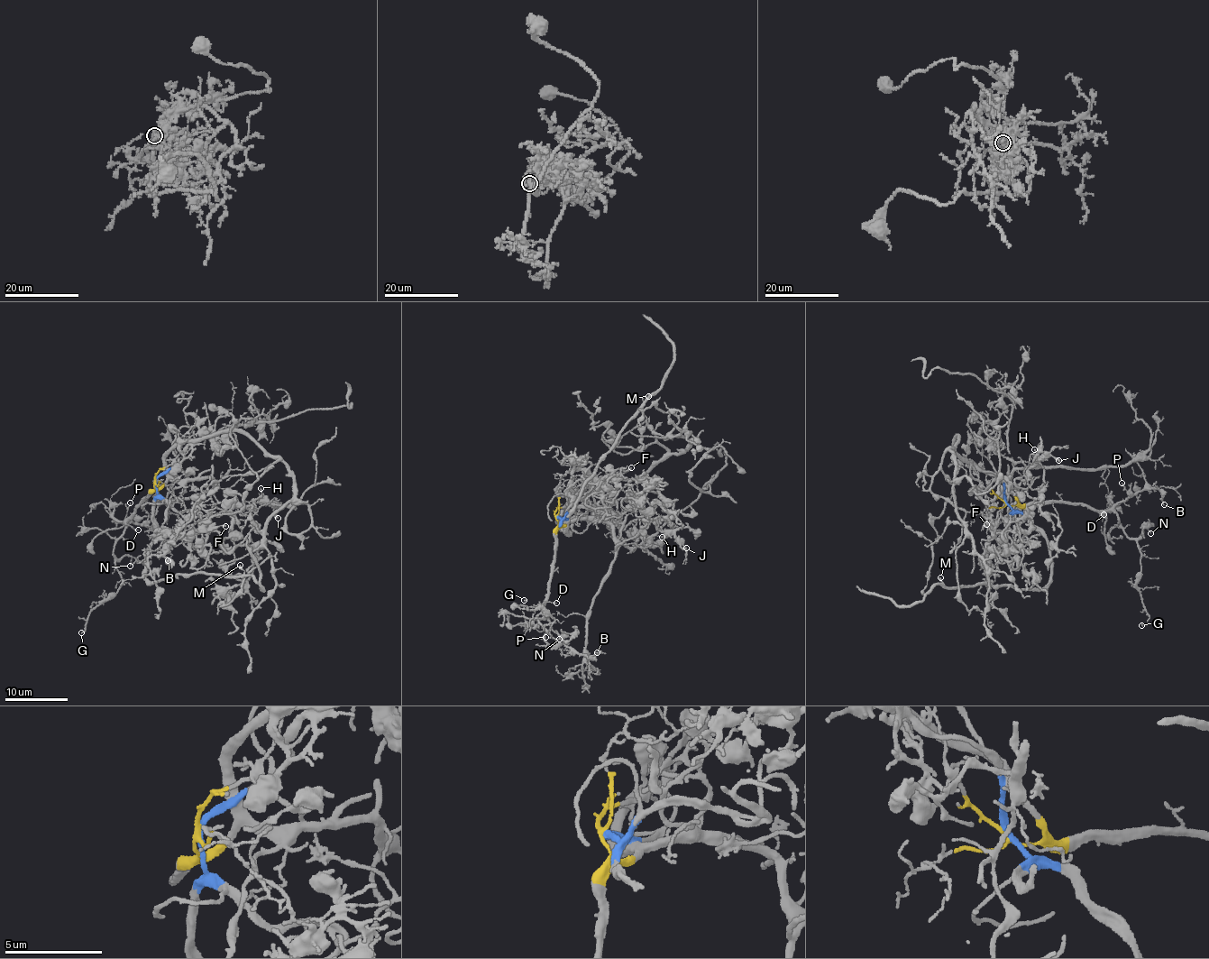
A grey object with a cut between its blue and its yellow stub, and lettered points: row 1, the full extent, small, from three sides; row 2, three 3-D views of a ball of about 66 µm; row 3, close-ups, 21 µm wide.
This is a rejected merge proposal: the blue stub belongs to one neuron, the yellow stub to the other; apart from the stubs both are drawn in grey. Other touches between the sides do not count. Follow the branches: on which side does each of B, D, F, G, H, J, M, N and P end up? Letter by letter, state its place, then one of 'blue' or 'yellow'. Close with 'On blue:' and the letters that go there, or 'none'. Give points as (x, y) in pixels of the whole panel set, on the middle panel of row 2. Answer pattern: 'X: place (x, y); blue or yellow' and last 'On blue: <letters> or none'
B: place (597, 652); yellow
D: place (556, 603); yellow
F: place (631, 467); blue
G: place (524, 600); yellow
H: place (662, 537); blue
J: place (686, 548); blue
M: place (648, 396); blue
N: place (559, 639); yellow
P: place (545, 637); yellow
On blue: F, H, J, M

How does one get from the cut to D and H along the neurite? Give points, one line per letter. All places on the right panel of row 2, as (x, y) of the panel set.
D: (1006, 502), (1009, 505), (1023, 506), (1055, 502), (1088, 504), (1103, 514)
H: (1006, 502), (1012, 519), (1020, 510), (1009, 514), (1008, 496), (1032, 479), (1033, 448)

